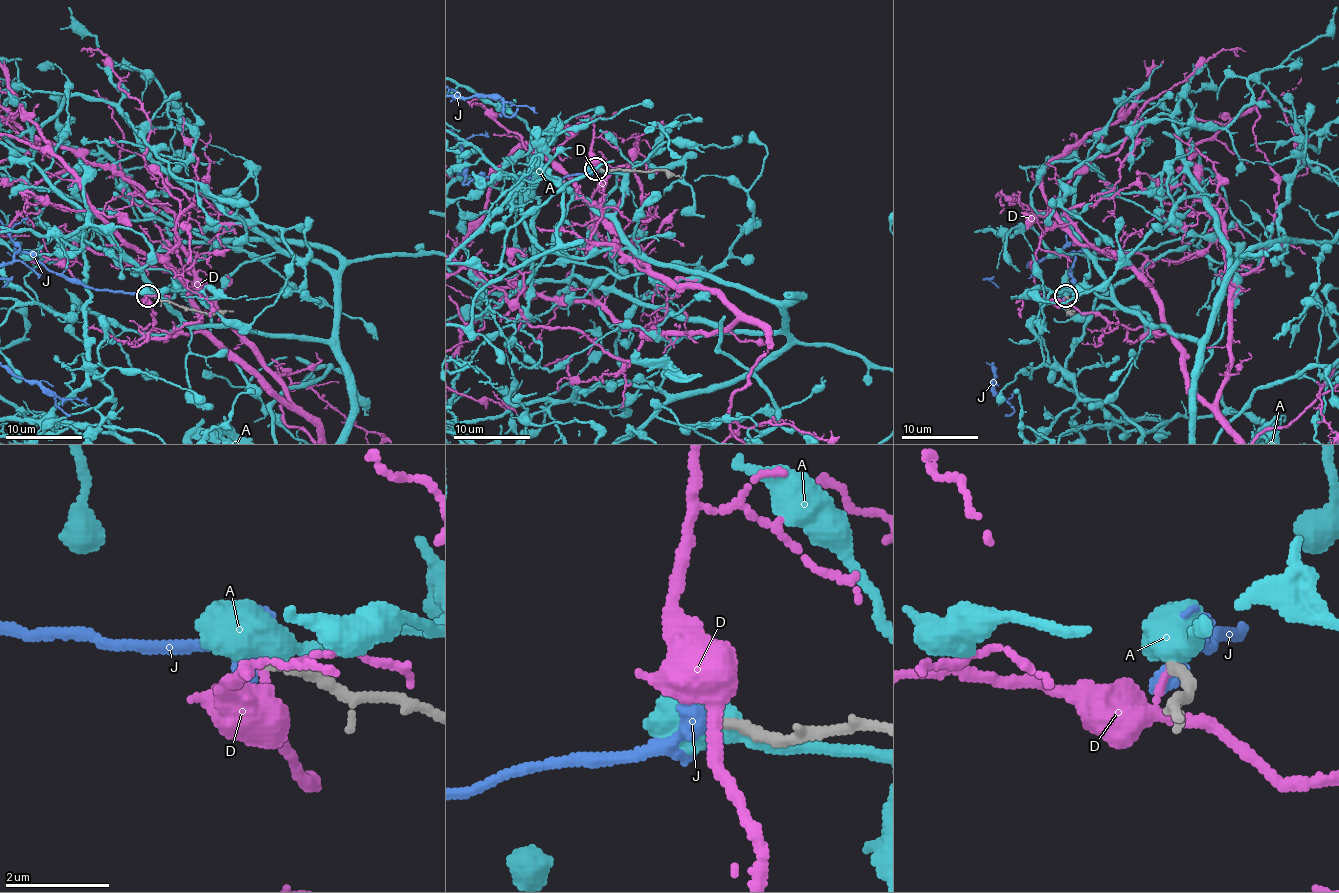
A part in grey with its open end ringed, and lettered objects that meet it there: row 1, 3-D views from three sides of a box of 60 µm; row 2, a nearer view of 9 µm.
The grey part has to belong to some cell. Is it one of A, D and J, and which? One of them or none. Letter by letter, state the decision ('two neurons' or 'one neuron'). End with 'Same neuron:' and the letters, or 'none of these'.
A: two neurons
D: two neurons
J: one neuron
Same neuron: J

